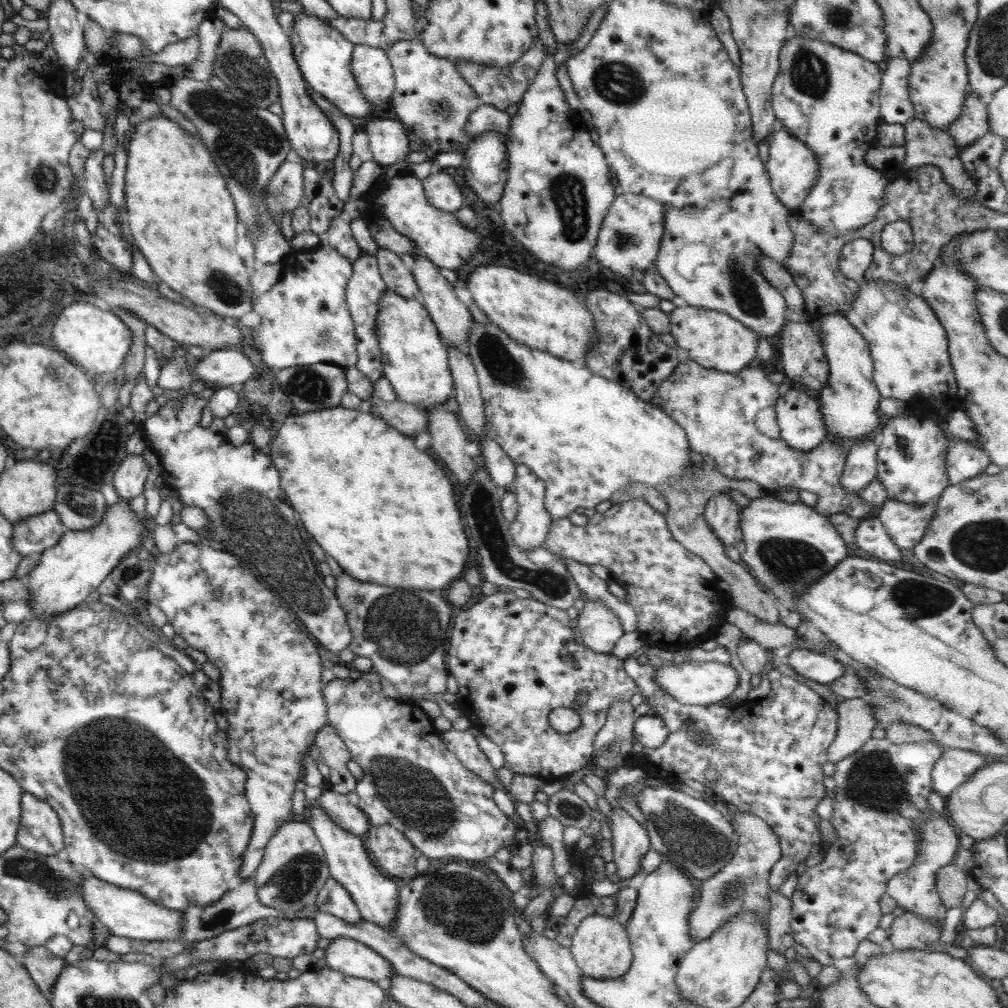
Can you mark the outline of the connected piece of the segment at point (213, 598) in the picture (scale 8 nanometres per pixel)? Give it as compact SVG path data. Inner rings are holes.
M192 541L181 542L168 554L155 553L152 558L152 576L147 583L147 588L144 591L144 596L150 605L155 605L166 615L168 623L176 634L182 637L190 647L203 652L208 661L218 670L220 670L220 694L221 702L218 712L222 716L226 716L228 726L225 730L228 734L228 756L232 756L231 760L234 765L239 766L244 770L246 775L244 794L247 795L248 802L252 807L254 815L254 824L252 834L247 844L246 850L243 854L243 861L239 868L239 876L242 878L248 878L253 876L257 871L258 865L262 862L264 849L268 844L268 841L272 838L272 835L286 822L294 818L292 811L292 793L295 790L296 781L302 780L300 772L304 770L305 758L309 755L311 744L315 742L318 731L323 726L327 725L327 712L326 703L322 698L322 689L325 684L322 682L322 665L320 663L320 656L316 646L302 646L304 640L306 640L306 632L300 630L298 622L294 618L288 616L286 608L282 608L278 602L278 596L274 596L248 568L242 566L242 561L239 558L234 558L233 554L224 550L217 550L202 543L193 543Z

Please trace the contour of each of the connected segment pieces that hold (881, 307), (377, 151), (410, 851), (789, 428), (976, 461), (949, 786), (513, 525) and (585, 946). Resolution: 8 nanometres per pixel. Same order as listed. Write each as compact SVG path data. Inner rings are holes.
M864 280L853 298L852 308L844 316L870 344L868 350L873 360L873 381L880 396L903 401L928 398L936 404L955 396L957 382L949 357L947 334L923 296L914 295L908 288L895 282Z
M374 118L366 124L366 131L375 162L387 168L408 160L410 138L400 121Z
M373 825L362 835L362 839L373 863L384 875L404 882L420 874L414 867L417 850L393 826Z
M792 384L791 389L779 396L775 402L776 420L778 422L780 439L794 450L808 451L816 448L828 437L825 429L824 417L820 413L820 406L816 394L808 393L802 387Z
M965 442L951 444L945 457L945 469L950 485L977 477L984 473L985 468L991 463L984 449Z
M946 749L931 772L931 790L947 800L957 786L988 763L985 757L974 751Z
M516 463L511 490L517 498L516 520L509 523L512 540L523 551L542 547L553 521L544 504L544 481L528 466Z
M591 914L582 919L569 949L583 974L597 979L622 976L630 968L633 961L633 952L625 925L616 922L612 917L599 914Z

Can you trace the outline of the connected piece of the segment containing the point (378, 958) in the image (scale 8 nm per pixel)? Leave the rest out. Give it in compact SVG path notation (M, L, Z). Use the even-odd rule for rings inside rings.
M347 936L333 938L325 948L324 958L326 966L332 970L382 985L396 974L384 956L372 950L372 947Z

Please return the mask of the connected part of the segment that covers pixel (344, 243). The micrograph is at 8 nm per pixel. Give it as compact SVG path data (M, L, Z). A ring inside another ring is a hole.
M345 216L331 220L329 229L323 235L323 243L333 246L348 260L354 262L362 253L351 231L351 223Z

